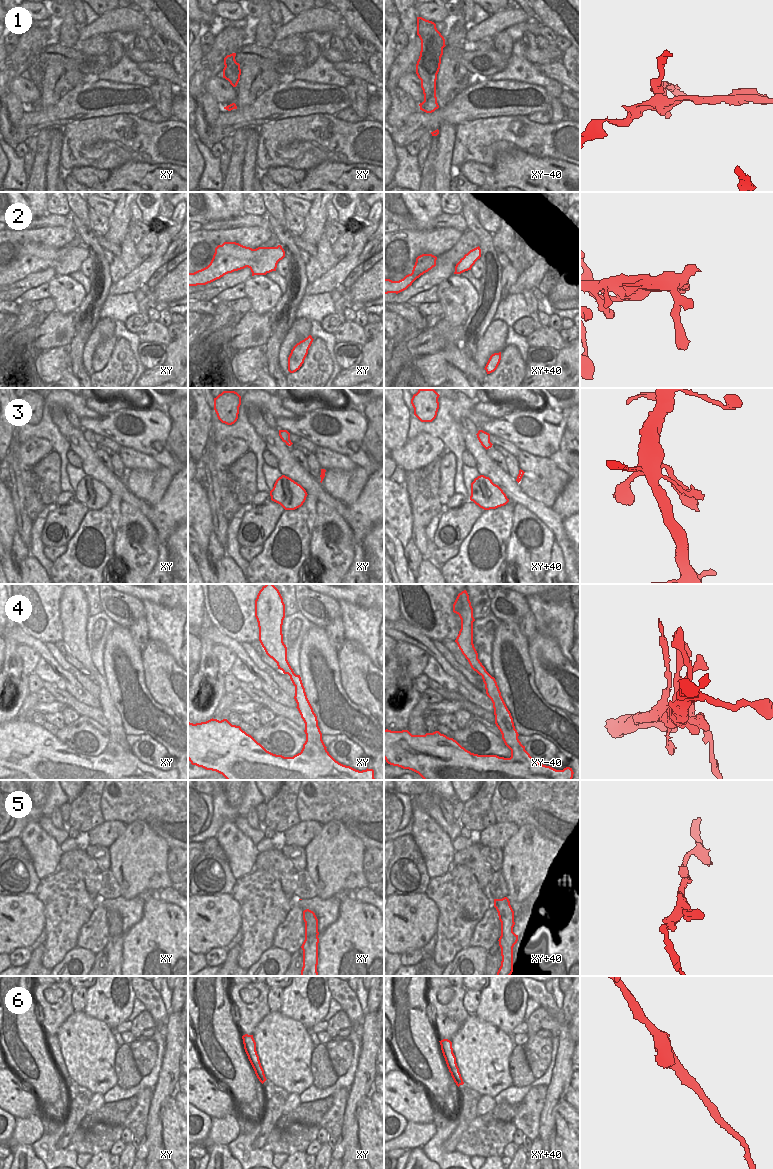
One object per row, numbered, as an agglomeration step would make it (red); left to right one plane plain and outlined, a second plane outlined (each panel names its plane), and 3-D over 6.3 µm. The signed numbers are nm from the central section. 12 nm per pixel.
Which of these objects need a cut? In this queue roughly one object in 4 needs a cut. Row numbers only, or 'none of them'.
1, 4

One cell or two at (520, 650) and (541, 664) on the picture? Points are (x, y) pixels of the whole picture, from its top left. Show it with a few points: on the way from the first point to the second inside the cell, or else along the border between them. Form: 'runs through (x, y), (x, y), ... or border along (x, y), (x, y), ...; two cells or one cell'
border along (527, 639), (528, 655), (535, 679); two cells

